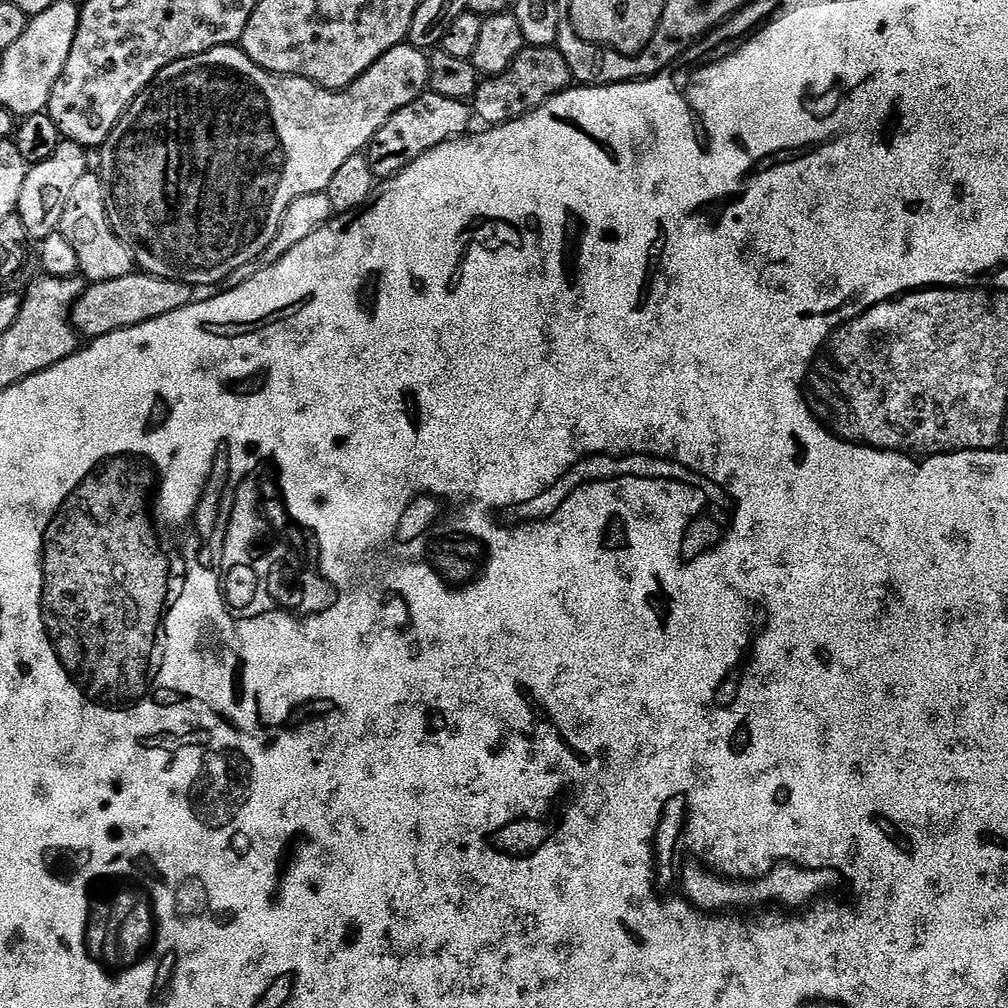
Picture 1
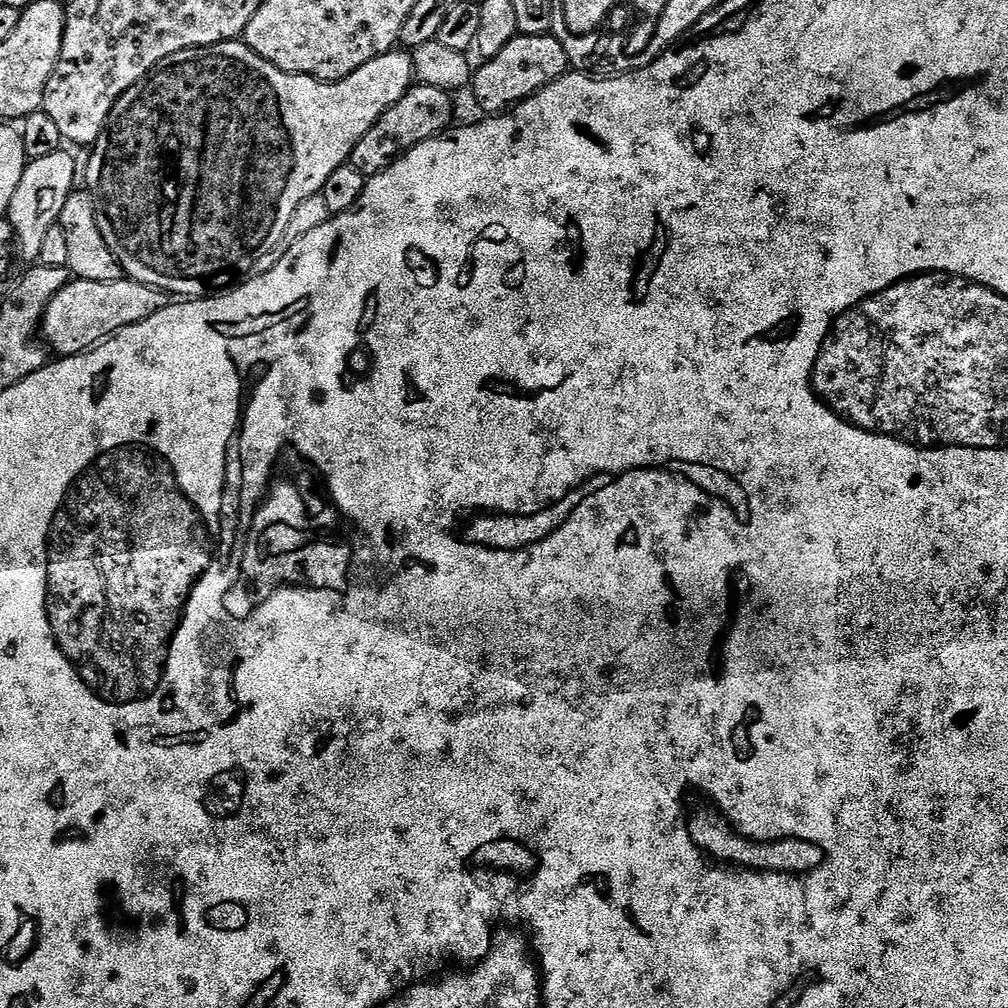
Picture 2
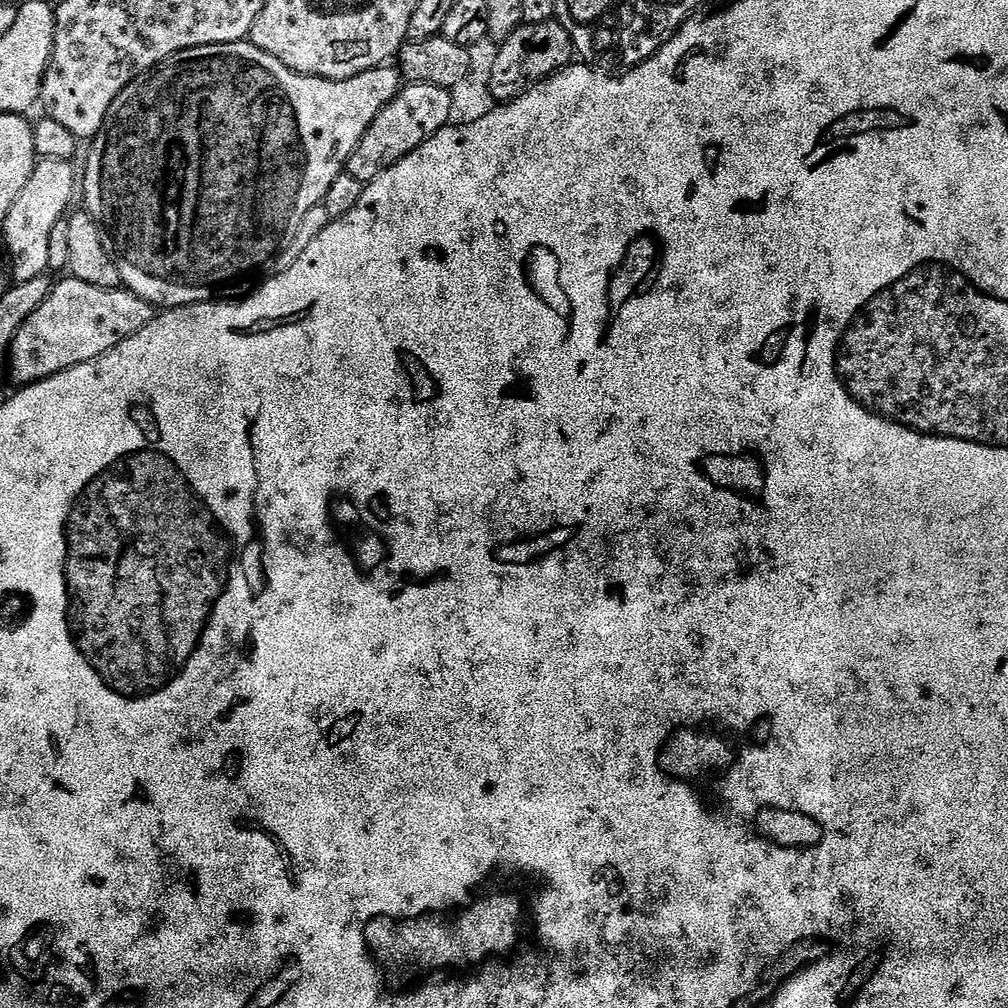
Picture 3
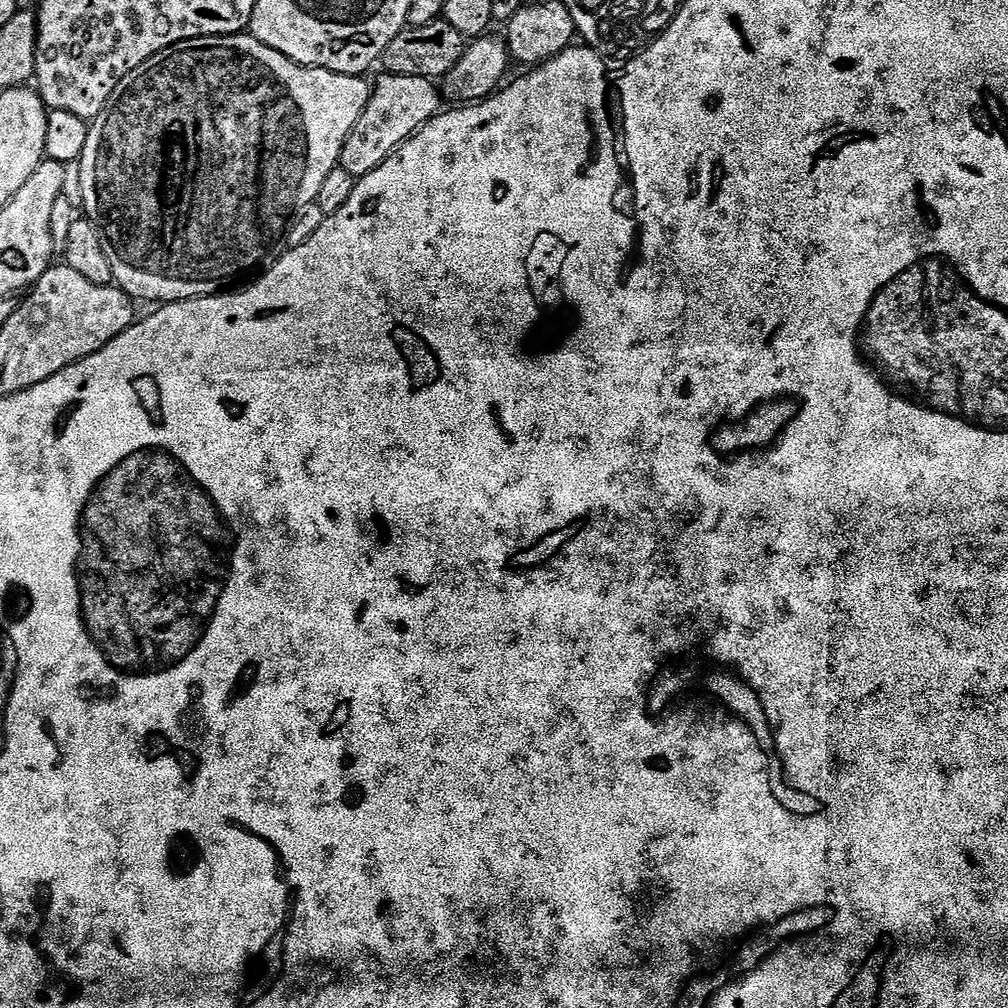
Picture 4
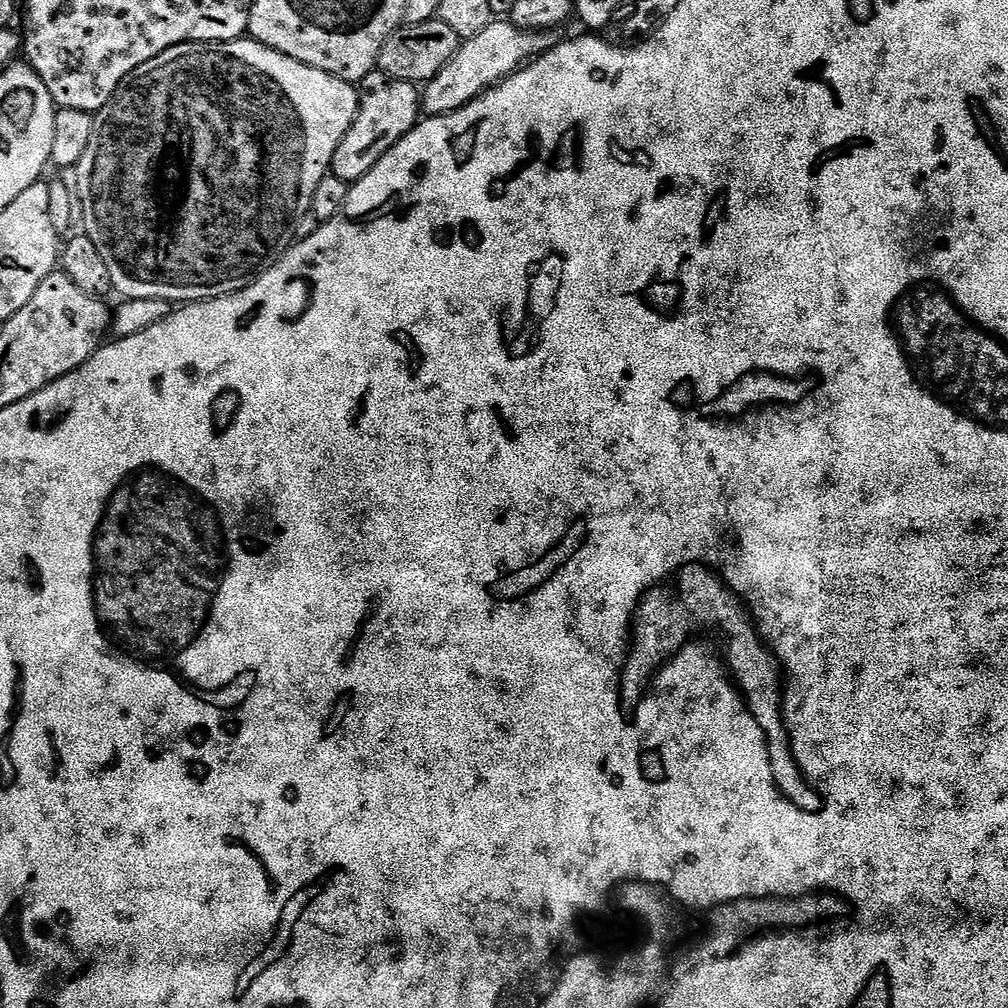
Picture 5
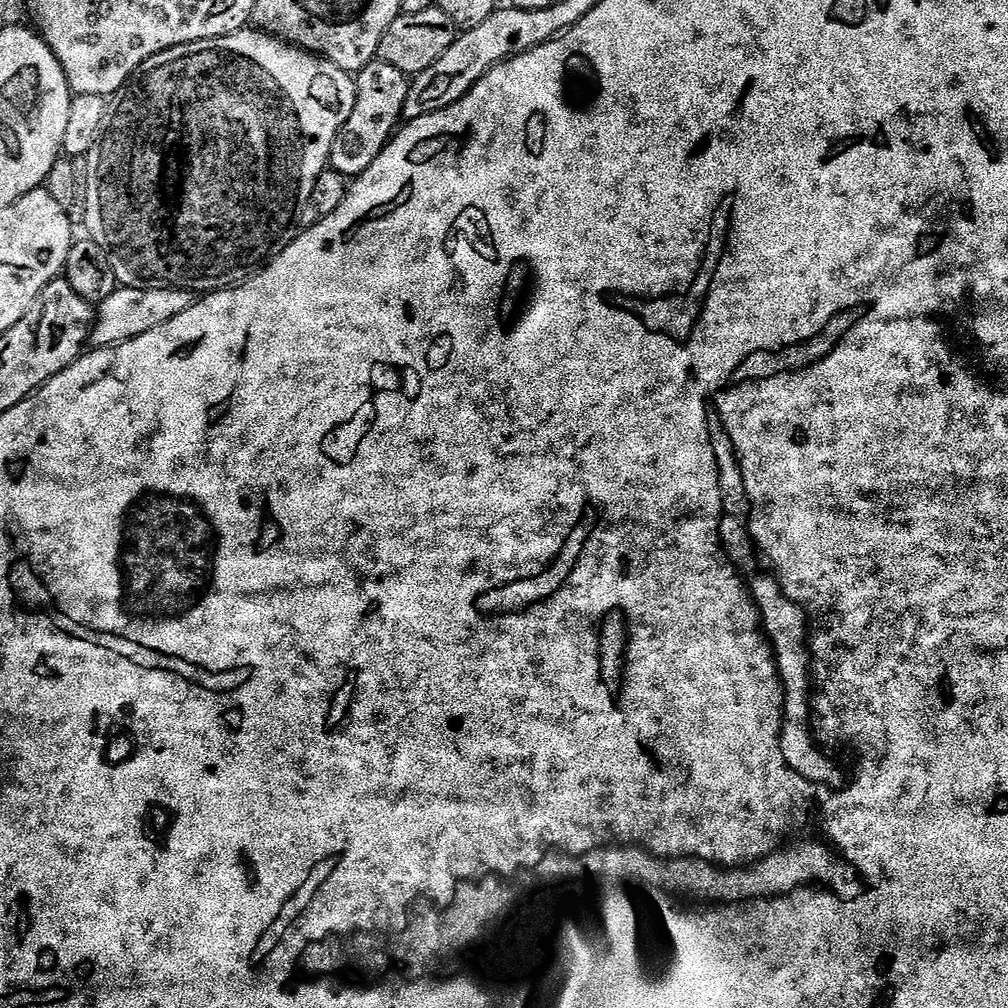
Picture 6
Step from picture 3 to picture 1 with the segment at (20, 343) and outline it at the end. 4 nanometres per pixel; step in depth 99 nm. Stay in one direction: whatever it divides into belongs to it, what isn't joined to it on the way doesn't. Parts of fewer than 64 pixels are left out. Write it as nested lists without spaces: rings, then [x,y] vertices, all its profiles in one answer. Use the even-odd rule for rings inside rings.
[[[134,270],[126,274],[126,278],[89,283],[76,305],[72,307],[72,324],[81,337],[88,336],[84,338],[114,334],[114,330],[126,330],[130,326],[162,318],[162,314],[174,314],[174,310],[182,310],[182,306],[193,303],[192,292],[193,285]]]

